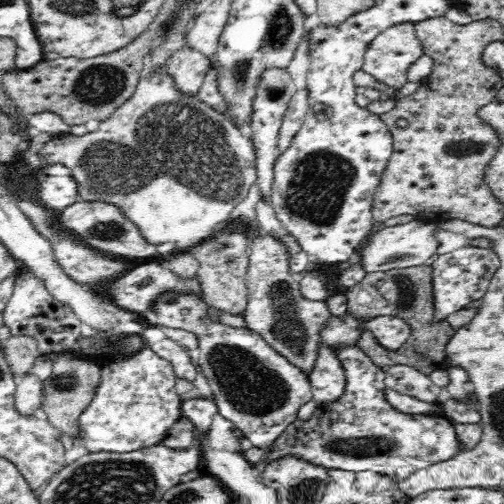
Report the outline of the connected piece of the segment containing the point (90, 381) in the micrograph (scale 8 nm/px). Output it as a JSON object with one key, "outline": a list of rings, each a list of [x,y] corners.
{"outline":[[[72,351],[60,353],[53,360],[53,373],[43,380],[43,404],[40,415],[45,417],[51,426],[60,434],[67,433],[78,437],[79,417],[94,399],[99,388],[101,367],[91,360],[76,358]]]}

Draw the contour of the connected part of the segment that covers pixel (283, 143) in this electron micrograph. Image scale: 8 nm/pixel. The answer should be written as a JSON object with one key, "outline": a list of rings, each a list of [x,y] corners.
{"outline":[[[306,88],[297,90],[288,103],[279,130],[277,140],[277,150],[279,152],[284,152],[290,146],[294,135],[300,130],[303,121],[306,119],[306,112],[308,112],[309,107],[308,90]]]}

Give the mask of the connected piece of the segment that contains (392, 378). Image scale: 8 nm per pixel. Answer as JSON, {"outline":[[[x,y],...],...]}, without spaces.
{"outline":[[[404,365],[391,366],[385,372],[385,386],[428,403],[437,403],[441,391],[429,375]]]}

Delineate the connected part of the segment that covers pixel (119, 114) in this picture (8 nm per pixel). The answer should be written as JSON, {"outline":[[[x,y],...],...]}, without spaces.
{"outline":[[[166,66],[160,67],[153,73],[148,73],[146,77],[142,77],[134,94],[122,106],[119,106],[112,113],[112,116],[101,121],[99,130],[86,133],[83,136],[76,136],[71,133],[54,135],[53,139],[43,144],[38,154],[43,162],[63,164],[70,168],[72,177],[78,182],[78,196],[81,197],[82,201],[108,202],[118,206],[122,213],[126,215],[126,218],[134,221],[135,226],[138,227],[138,231],[142,233],[142,238],[146,239],[146,242],[154,246],[166,244],[166,242],[177,243],[178,247],[174,250],[174,254],[188,252],[190,248],[208,240],[216,232],[222,230],[222,227],[226,225],[230,218],[230,212],[244,200],[249,189],[256,181],[256,153],[254,153],[254,143],[252,143],[250,136],[243,136],[237,125],[226,114],[209,107],[208,104],[198,99],[197,95],[186,96],[180,94],[180,91],[174,87],[172,77],[166,74]]]}

